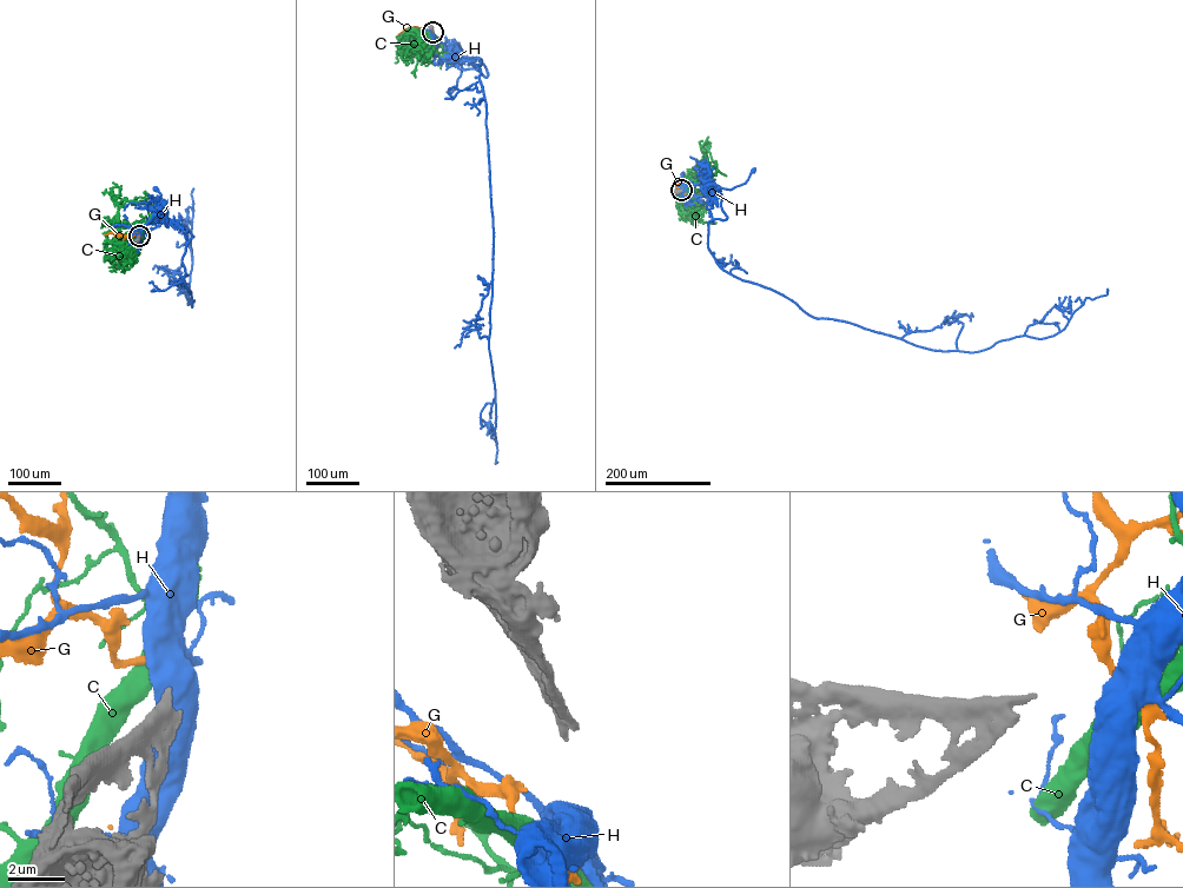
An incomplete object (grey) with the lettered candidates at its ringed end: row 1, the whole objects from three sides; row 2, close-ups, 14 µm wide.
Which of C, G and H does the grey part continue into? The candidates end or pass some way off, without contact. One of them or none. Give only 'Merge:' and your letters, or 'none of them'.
Merge: none of them

